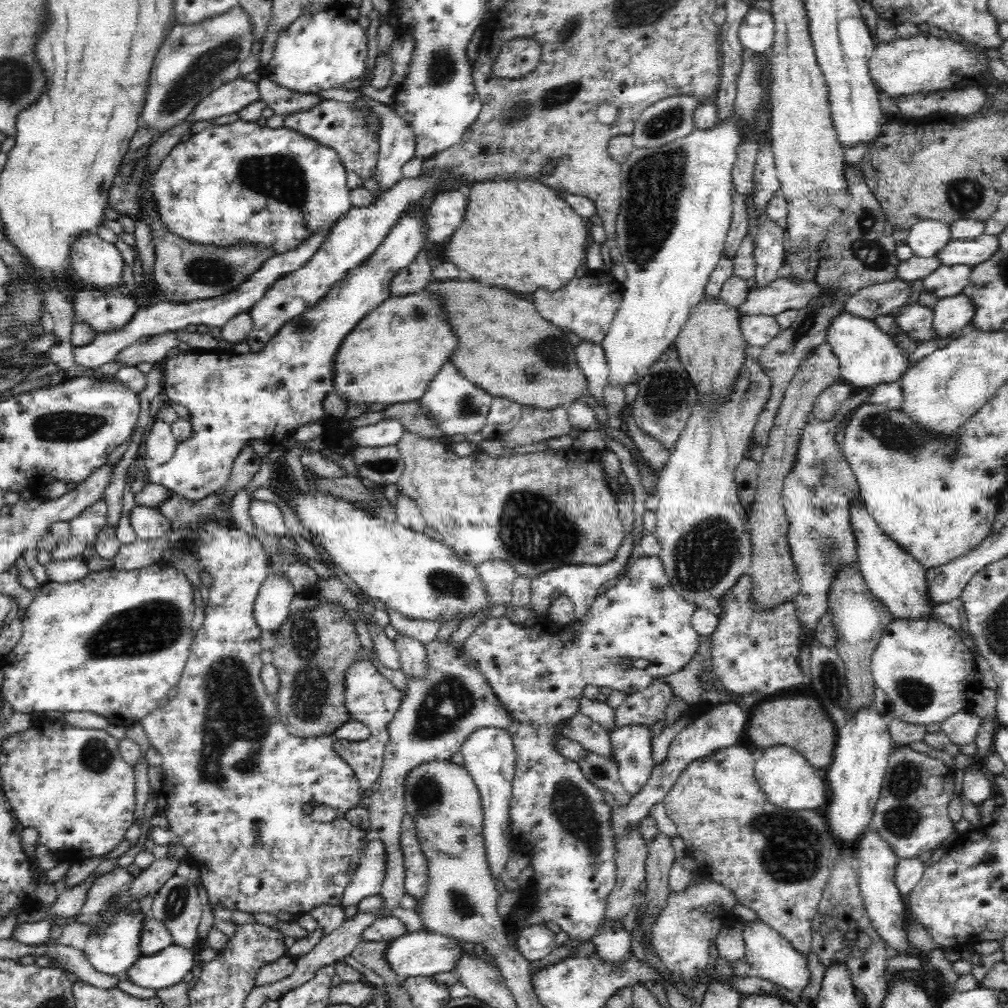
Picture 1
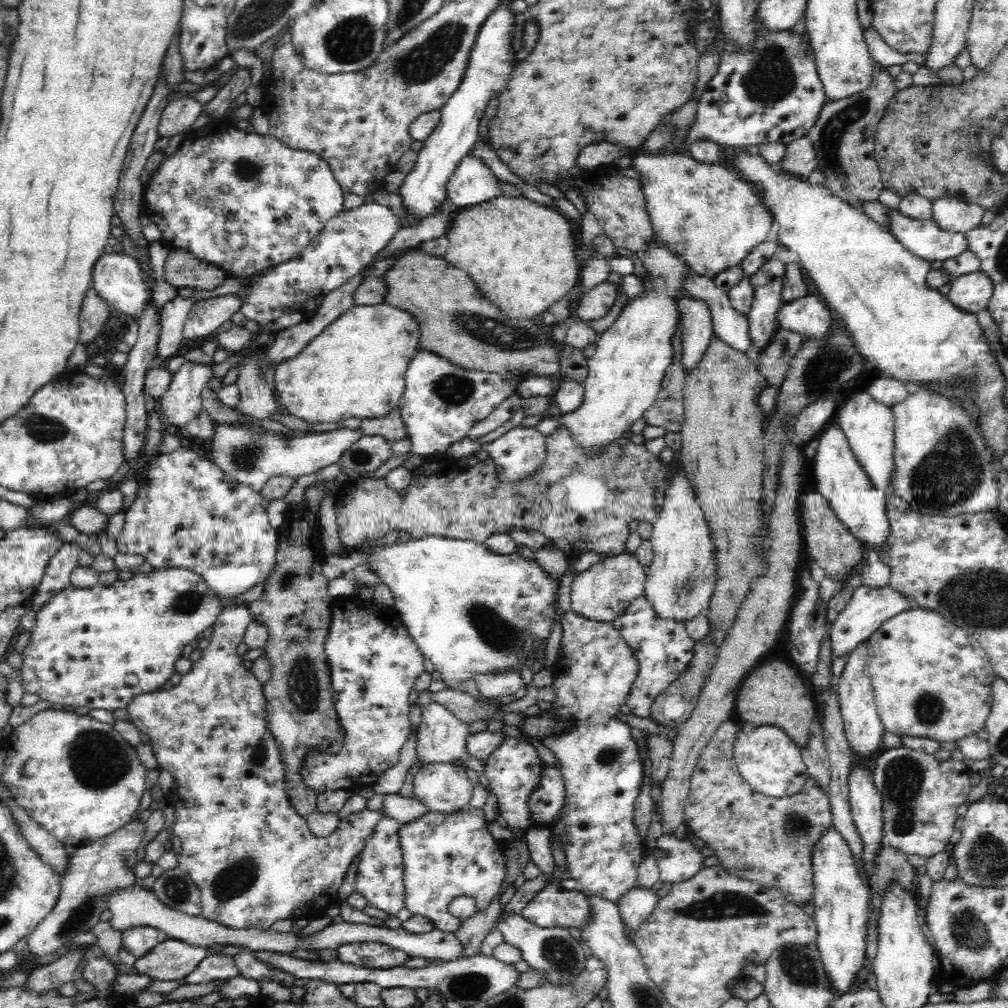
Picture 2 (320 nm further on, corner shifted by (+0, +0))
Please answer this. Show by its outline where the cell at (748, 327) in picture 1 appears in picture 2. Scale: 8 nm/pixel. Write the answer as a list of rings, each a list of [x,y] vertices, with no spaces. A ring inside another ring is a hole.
[[[684,274],[682,288],[684,288],[688,295],[693,296],[694,299],[703,300],[711,311],[711,322],[713,323],[713,333],[720,340],[723,340],[727,346],[736,349],[737,351],[745,353],[751,346],[751,339],[749,334],[749,325],[747,316],[739,314],[732,306],[727,294],[716,286],[716,283],[706,276],[699,274]]]

